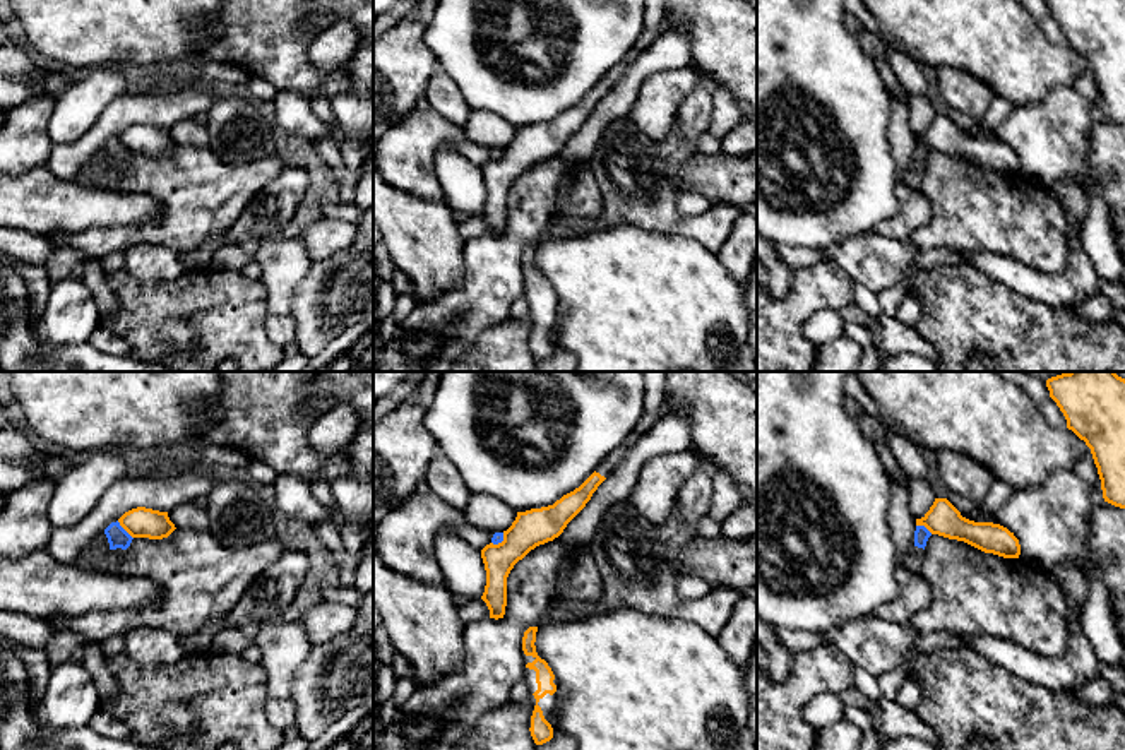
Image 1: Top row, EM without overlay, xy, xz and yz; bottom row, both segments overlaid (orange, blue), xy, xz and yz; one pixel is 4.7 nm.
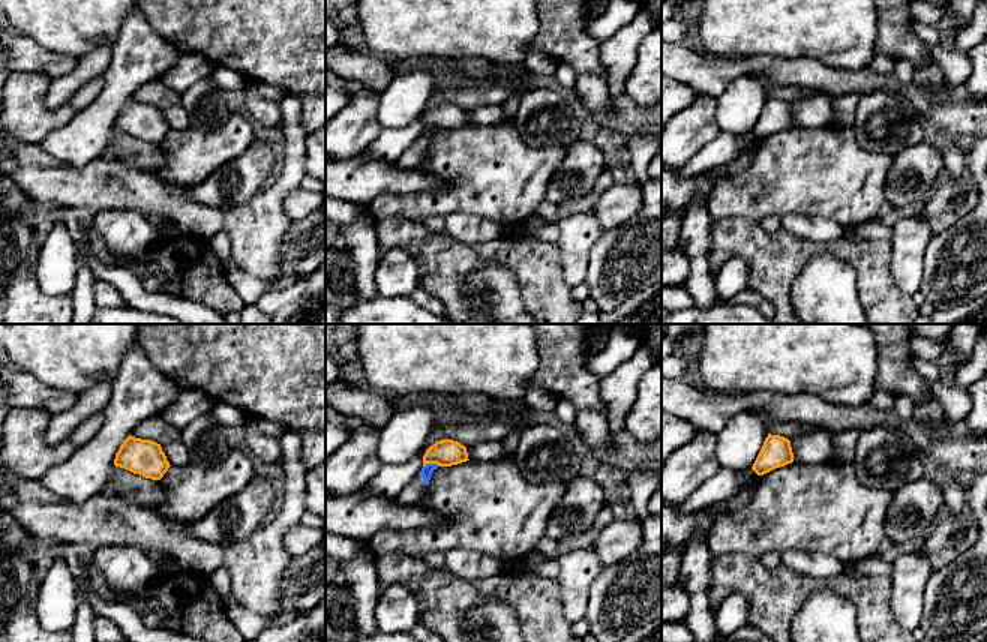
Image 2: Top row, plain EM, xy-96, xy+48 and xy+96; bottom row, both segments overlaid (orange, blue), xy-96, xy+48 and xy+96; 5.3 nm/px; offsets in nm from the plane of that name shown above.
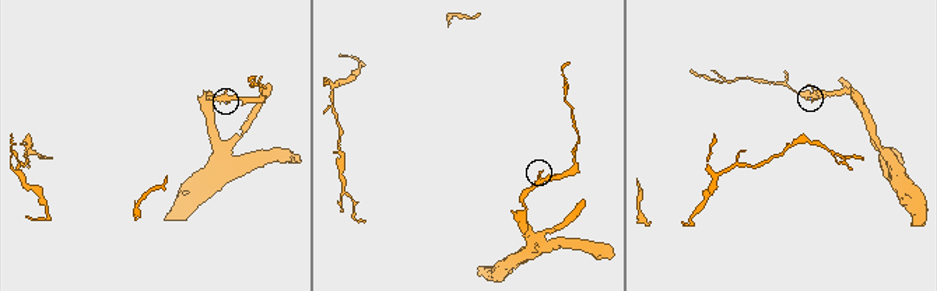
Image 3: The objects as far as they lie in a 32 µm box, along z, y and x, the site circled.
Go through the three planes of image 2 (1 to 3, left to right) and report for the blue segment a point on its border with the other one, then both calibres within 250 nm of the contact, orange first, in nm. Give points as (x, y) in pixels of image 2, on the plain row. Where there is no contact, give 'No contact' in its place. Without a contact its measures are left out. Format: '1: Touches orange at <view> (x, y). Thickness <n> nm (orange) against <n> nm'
1: No contact
2: Touches orange at xy+48 (431, 126). Thickness 140 nm (orange) against 70 nm
3: No contact

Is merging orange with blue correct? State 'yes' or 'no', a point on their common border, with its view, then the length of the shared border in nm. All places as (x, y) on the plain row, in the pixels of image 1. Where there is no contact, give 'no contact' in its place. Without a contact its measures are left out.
no | xy (124, 144) | 120 nm

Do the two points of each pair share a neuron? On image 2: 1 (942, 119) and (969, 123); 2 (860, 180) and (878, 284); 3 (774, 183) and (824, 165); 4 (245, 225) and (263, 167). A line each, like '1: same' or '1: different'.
1: same
2: different
3: same
4: different

